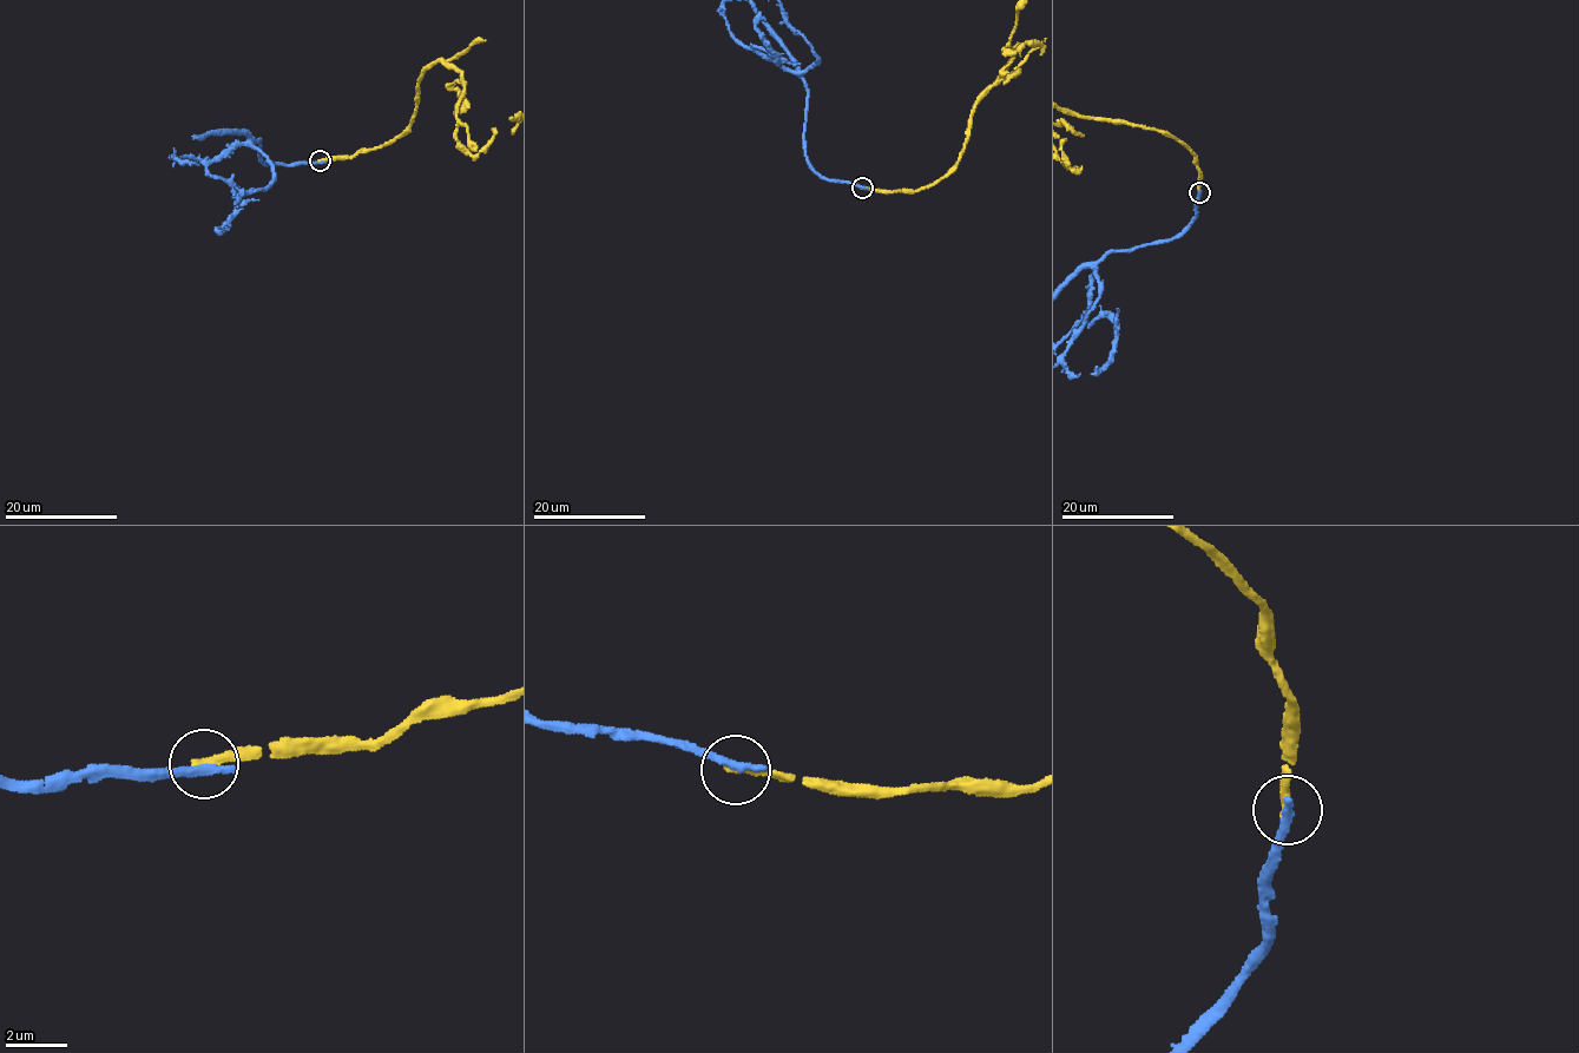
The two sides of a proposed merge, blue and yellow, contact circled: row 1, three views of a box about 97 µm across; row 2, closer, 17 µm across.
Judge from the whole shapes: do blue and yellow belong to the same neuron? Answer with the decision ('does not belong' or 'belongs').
does not belong

